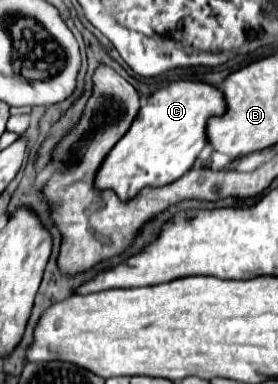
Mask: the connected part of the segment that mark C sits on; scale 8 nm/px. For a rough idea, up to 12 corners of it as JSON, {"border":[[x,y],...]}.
{"border":[[220,88],[156,90],[96,174],[120,200],[184,176]]}

